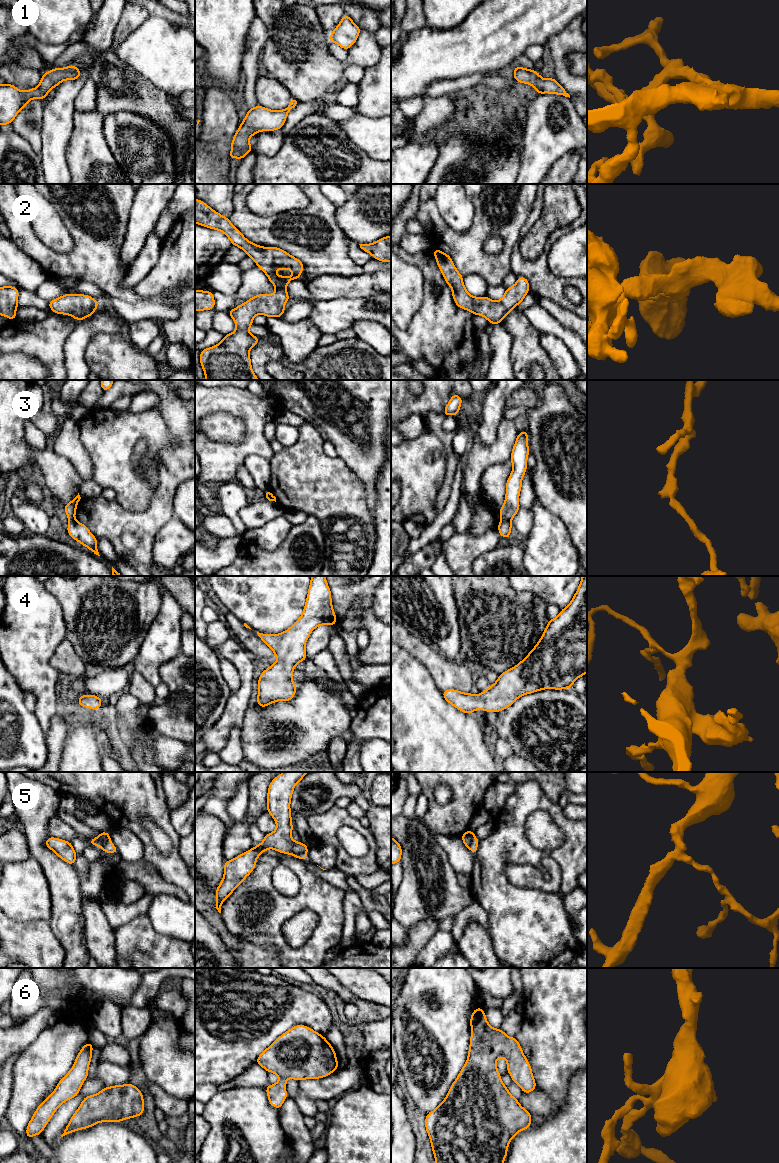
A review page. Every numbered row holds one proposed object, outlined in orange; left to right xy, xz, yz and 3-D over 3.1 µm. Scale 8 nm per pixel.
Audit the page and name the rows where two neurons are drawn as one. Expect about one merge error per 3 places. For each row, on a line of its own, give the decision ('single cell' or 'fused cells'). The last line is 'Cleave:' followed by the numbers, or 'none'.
1: single cell
2: single cell
3: fused cells
4: single cell
5: fused cells
6: single cell
Cleave: 3, 5

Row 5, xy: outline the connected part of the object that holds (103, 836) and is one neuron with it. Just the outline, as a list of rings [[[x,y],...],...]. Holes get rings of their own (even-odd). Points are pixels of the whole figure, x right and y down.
[[[101,832],[97,838],[93,838],[92,840],[88,840],[89,844],[96,845],[100,848],[103,847],[105,841],[111,842],[109,832]]]

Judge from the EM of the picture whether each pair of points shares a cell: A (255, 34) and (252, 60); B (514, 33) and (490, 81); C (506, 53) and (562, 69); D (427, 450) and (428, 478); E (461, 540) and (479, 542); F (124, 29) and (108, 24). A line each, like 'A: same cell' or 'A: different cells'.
A: same cell
B: different cells
C: different cells
D: same cell
E: same cell
F: different cells

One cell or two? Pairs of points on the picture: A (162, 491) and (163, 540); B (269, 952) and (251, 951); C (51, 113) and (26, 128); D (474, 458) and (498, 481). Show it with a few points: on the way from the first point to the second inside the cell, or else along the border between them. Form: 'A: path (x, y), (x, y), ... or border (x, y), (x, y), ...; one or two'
A: border (173, 514), (157, 532), (152, 546); two
B: path (265, 952), (255, 952); one
C: border (46, 100), (43, 106), (41, 141); two
D: border (508, 462), (490, 465), (484, 471), (480, 485); two

